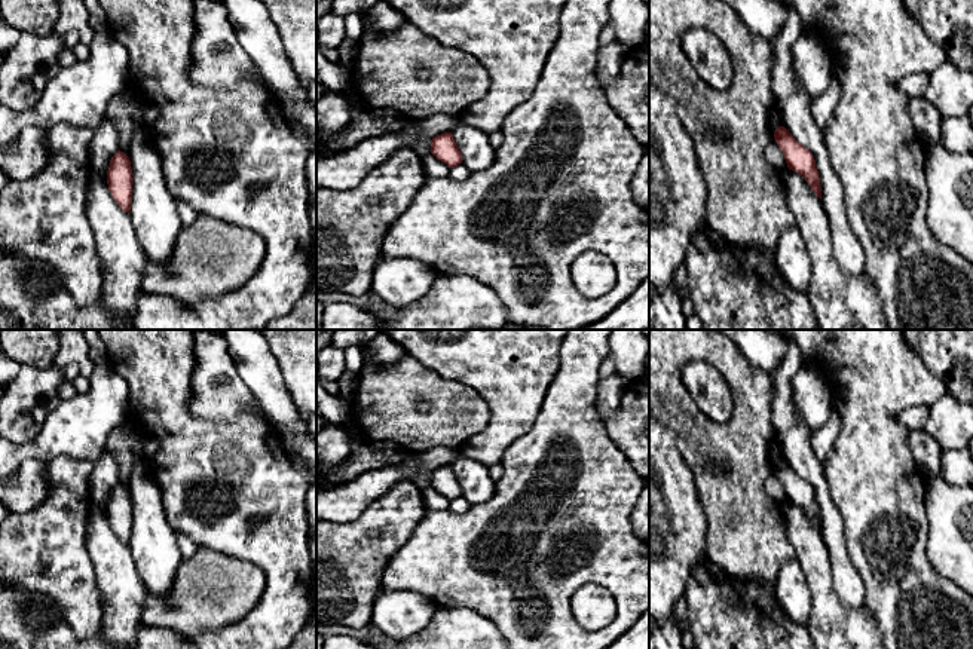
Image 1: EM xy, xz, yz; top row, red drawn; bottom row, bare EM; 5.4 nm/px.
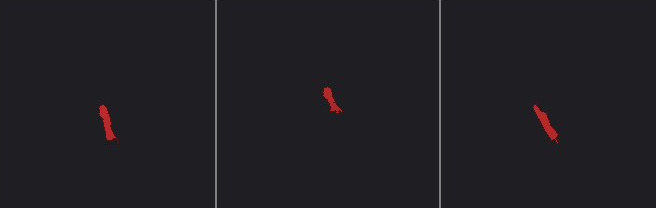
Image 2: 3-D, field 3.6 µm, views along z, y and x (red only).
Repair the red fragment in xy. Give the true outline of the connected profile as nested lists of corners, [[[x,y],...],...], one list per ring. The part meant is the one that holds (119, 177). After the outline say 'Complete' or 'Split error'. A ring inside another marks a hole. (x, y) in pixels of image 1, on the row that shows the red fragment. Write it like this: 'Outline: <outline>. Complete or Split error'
Outline: [[[117,150],[110,160],[107,178],[102,180],[92,171],[86,189],[86,215],[95,236],[104,275],[100,304],[110,312],[116,325],[122,325],[129,319],[134,322],[138,296],[143,293],[143,273],[147,264],[147,257],[135,238],[129,215],[132,184],[131,160],[123,151]]]. Split error

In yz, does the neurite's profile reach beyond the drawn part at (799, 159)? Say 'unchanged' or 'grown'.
grown

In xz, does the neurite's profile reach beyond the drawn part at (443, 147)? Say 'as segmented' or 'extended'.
extended

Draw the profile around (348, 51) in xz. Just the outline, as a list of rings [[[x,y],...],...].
[[[345,39],[337,49],[339,65],[351,70],[357,61],[359,52],[359,39]]]

